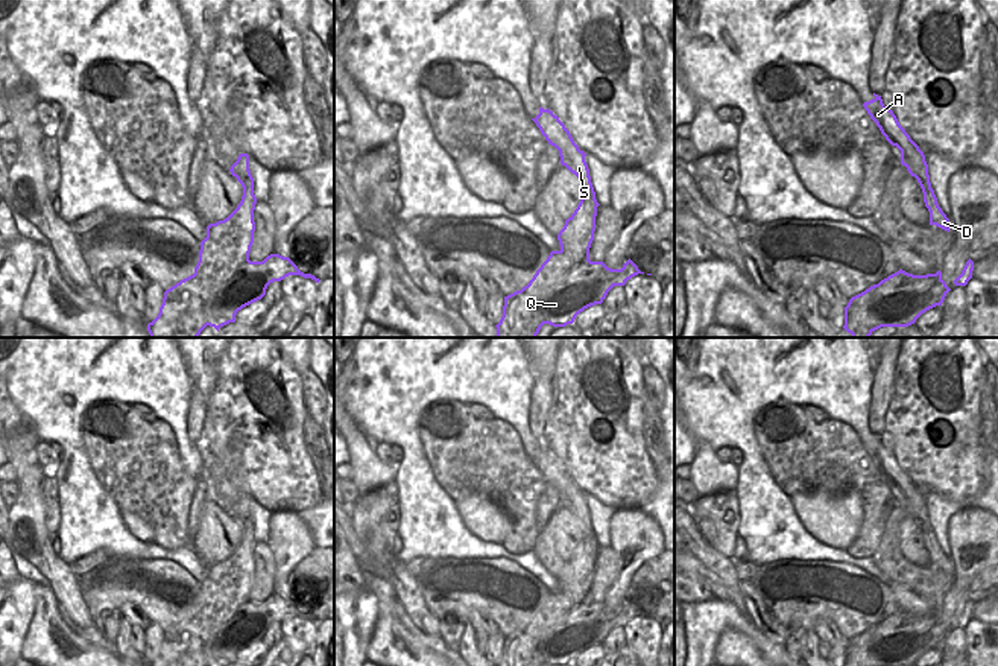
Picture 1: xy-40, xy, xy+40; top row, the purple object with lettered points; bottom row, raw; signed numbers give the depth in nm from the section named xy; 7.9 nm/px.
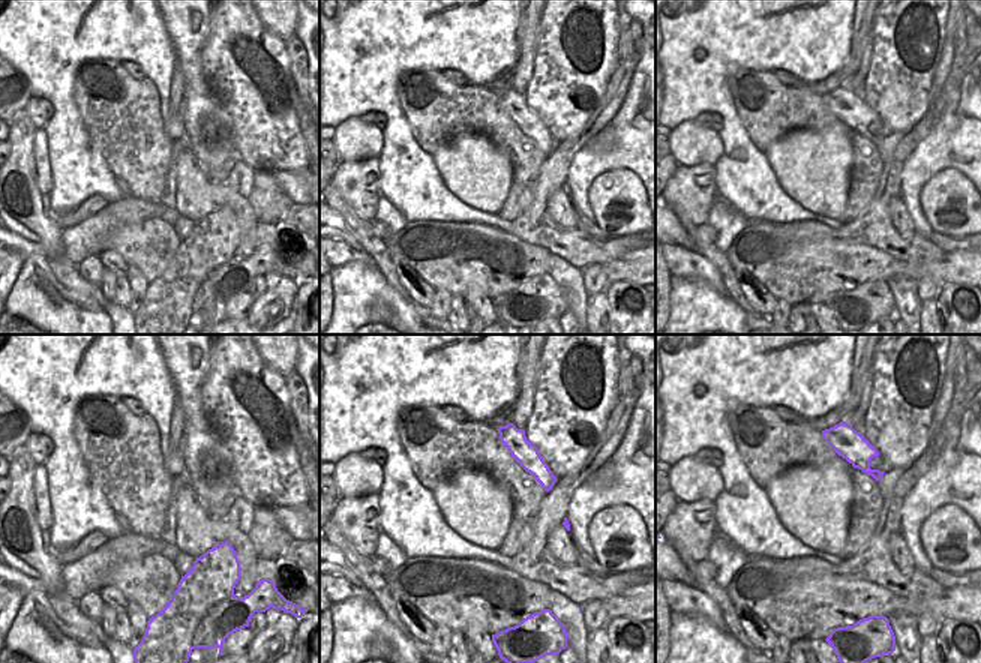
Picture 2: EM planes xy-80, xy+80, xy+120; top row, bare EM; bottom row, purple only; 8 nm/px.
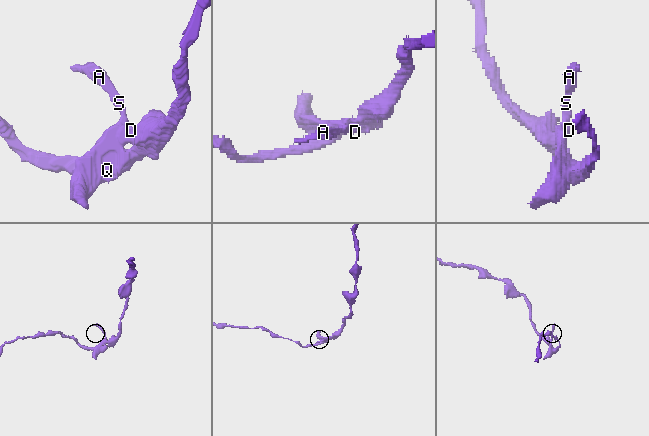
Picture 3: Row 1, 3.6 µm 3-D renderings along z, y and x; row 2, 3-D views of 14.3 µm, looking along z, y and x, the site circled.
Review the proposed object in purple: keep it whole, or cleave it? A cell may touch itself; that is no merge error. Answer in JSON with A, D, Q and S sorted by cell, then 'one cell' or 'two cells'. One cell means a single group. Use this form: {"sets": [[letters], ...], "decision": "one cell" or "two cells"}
{"sets": [["A", "D", "S"], ["Q"]], "decision": "two cells"}

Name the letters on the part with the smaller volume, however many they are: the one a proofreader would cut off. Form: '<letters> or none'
A, D, S.

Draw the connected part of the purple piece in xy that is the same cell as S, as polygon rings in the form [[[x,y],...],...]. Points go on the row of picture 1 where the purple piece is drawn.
[[[539,106],[539,114],[532,120],[536,123],[548,144],[559,151],[561,164],[579,178],[583,196],[586,196],[592,187],[589,169],[585,161],[586,154],[579,149],[570,131],[548,108],[544,109]]]

